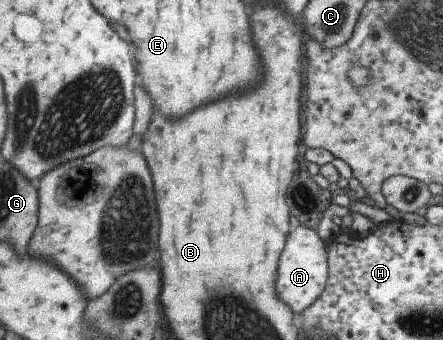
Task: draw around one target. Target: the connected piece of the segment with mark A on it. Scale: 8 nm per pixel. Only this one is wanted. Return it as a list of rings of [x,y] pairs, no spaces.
[[[298,225],[287,233],[284,247],[276,266],[275,294],[299,315],[323,292],[327,277],[326,241],[323,241],[313,229]]]

